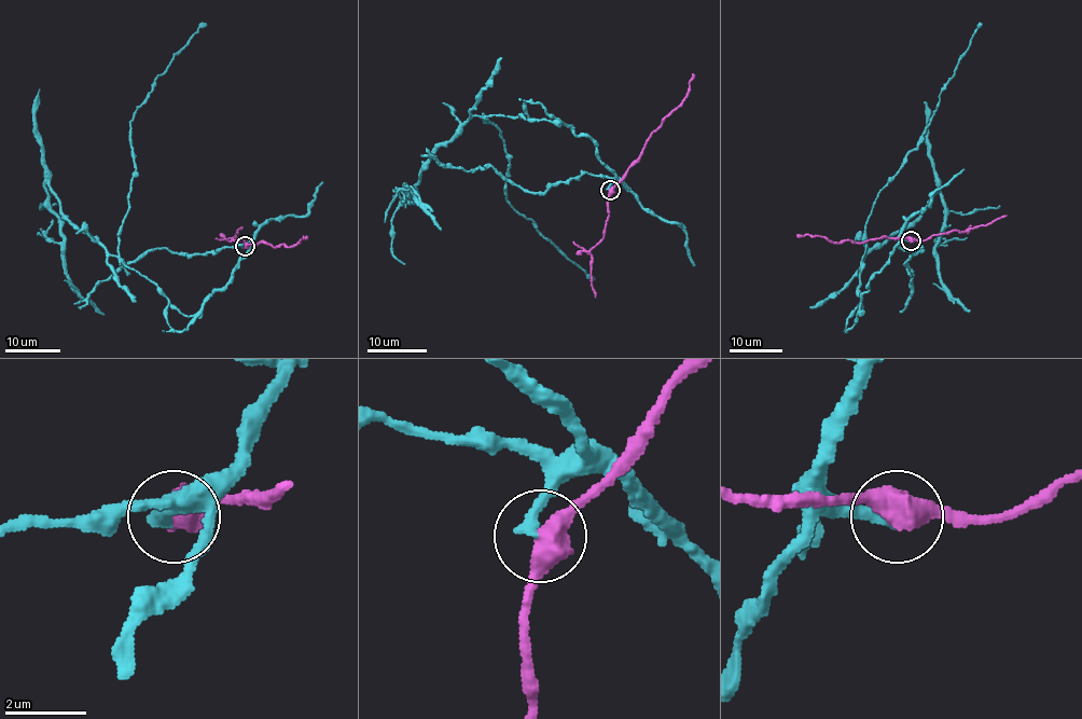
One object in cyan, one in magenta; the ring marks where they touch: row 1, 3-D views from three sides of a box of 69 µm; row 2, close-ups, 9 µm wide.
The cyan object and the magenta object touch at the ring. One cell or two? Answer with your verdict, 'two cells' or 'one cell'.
two cells

